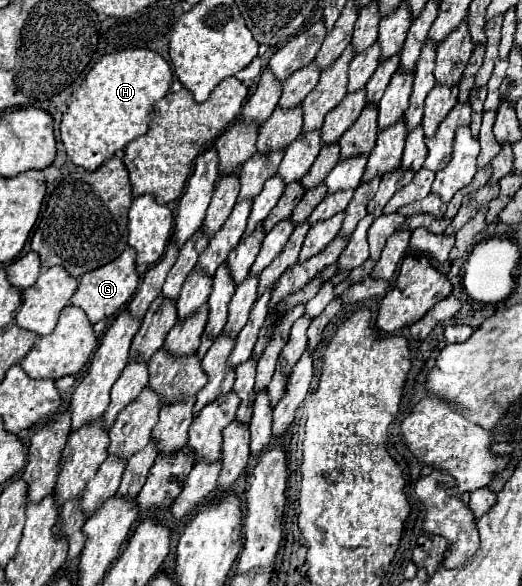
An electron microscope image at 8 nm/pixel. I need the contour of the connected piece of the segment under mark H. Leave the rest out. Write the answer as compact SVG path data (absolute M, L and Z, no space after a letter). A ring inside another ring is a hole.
M129 49L99 59L85 75L79 89L71 95L59 127L65 153L73 165L83 167L85 171L95 171L111 159L117 149L125 149L129 141L147 133L153 103L167 95L169 85L171 67L155 51Z

